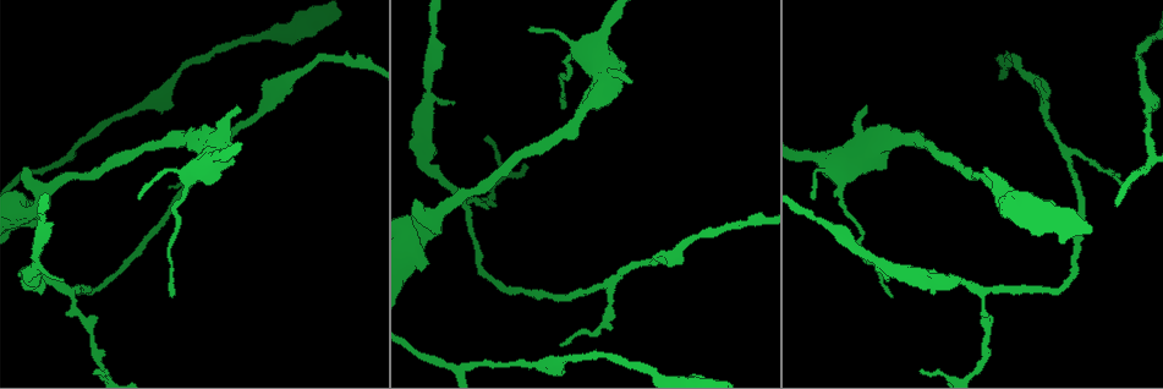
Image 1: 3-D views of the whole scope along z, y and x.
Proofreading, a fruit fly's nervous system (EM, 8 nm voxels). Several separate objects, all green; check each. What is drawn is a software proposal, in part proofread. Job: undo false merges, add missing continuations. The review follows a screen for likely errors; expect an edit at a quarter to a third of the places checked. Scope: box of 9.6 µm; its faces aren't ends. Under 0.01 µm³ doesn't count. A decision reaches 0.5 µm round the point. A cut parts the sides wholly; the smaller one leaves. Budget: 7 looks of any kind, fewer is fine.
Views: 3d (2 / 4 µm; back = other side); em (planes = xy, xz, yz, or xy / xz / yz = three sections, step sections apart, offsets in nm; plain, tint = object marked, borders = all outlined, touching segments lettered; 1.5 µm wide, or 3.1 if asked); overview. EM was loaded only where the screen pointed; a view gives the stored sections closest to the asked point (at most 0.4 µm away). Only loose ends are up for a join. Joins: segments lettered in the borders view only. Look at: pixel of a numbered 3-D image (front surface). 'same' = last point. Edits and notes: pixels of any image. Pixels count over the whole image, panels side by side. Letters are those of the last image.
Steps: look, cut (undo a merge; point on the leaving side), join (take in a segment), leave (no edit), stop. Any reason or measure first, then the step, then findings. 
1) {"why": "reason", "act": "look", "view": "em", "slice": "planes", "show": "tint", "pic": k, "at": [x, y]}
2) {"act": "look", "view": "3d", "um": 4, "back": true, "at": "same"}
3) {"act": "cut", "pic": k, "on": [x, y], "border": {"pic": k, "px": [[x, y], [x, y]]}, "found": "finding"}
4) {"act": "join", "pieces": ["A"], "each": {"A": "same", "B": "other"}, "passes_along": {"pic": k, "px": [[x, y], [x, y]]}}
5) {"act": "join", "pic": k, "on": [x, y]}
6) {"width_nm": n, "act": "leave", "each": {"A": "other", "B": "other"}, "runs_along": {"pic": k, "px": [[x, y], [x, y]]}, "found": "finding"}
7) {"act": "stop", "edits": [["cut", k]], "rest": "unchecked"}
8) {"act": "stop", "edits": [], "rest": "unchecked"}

{"why": "arms part here", "act": "look", "view": "3d", "um": 2, "pic": 1, "at": [607, 285]}

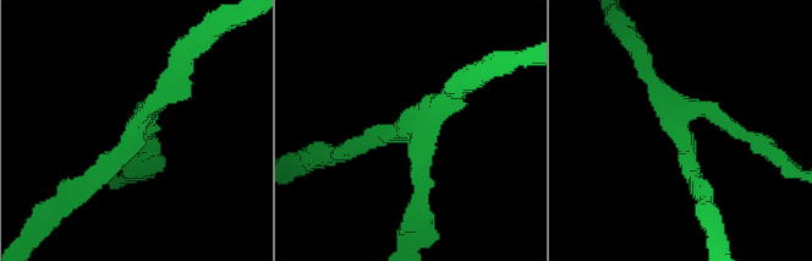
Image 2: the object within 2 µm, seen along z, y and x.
{"why": "need the tissue", "act": "look", "view": "em", "slice": "yz", "step": 8, "show": "tint", "pic": 2, "at": [409, 134]}

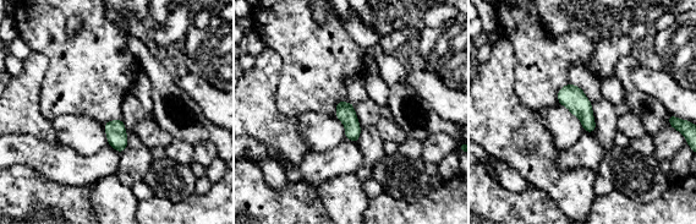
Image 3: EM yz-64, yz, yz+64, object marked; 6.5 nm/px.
{"why": "another direction", "act": "look", "view": "em", "slice": "planes", "show": "borders", "at": "same"}

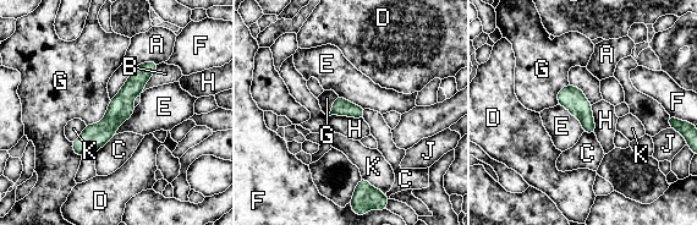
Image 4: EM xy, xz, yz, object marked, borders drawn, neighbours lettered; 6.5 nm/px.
{"arms": 3, "act": "leave", "each": {"A": "other", "B": "other", "C": "other", "D": "other", "E": "other", "F": "other", "G": "other", "H": "other", "J": "other", "K": "other"}, "runs_along": {"pic": 4, "px": [[153, 65], [119, 111], [76, 148]]}, "found": "continuous, no second cell"}

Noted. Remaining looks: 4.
{"act": "look", "view": "3d", "um": 2, "pic": 1, "at": [532, 27]}

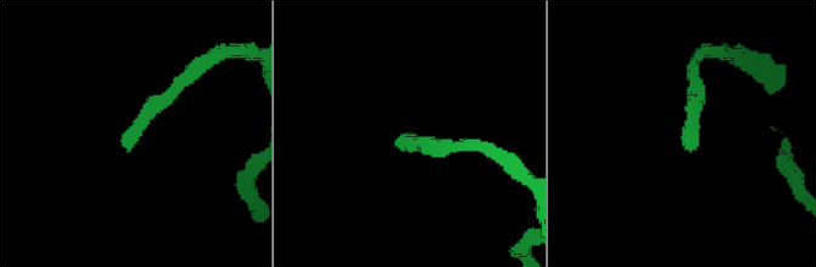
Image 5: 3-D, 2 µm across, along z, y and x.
{"act": "look", "view": "em", "slice": "yz", "step": 4, "show": "borders", "pic": 5, "at": [689, 150]}

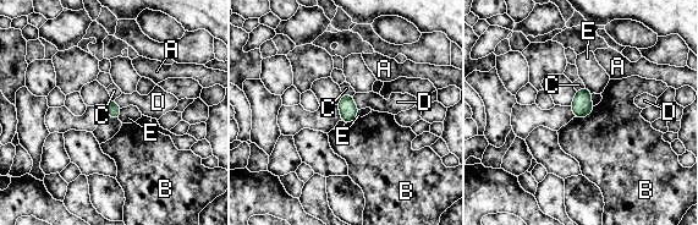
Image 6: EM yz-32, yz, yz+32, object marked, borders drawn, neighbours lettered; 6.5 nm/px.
{"width_nm": 90, "act": "leave", "each": {"A": "other", "B": "other", "C": "other", "D": "other", "E": "other"}, "border": {"pic": 6, "px": [[594, 106], [587, 115], [575, 118]]}, "found": "no lettered segment goes on from it"}

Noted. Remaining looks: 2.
{"why": "calibre changes", "act": "look", "view": "em", "slice": "planes", "show": "borders", "pic": 1, "at": [409, 231]}

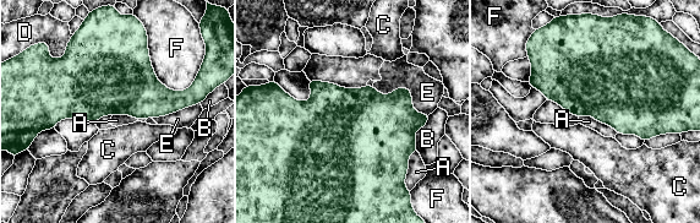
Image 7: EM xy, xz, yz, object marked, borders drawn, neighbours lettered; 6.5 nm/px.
{"act": "leave", "each": {"A": "other", "B": "other", "C": "other", "D": "other", "E": "other", "F": "other"}, "found": "one cell here"}

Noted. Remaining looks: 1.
{"act": "stop", "edits": [], "rest": "unchecked"}

